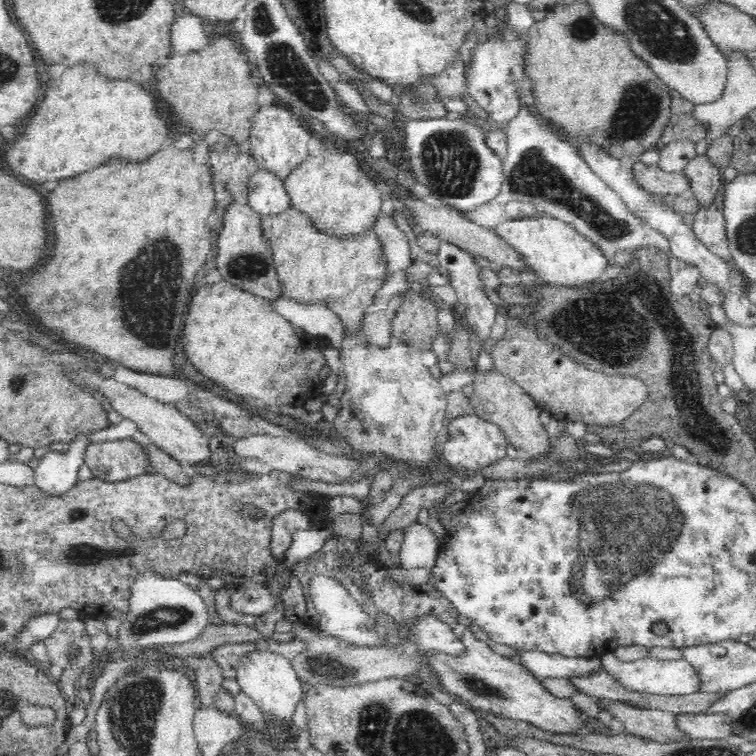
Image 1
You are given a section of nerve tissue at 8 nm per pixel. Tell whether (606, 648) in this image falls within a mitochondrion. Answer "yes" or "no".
no

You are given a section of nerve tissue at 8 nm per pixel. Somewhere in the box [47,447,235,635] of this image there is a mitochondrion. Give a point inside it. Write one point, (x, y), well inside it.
(81, 553)

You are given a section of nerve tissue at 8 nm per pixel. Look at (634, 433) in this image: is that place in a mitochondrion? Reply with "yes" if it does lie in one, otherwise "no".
no

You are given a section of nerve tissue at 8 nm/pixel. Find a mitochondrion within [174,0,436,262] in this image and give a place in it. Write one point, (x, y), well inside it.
(287, 68)

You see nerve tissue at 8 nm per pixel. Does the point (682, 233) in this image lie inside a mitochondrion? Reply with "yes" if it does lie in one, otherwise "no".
no

